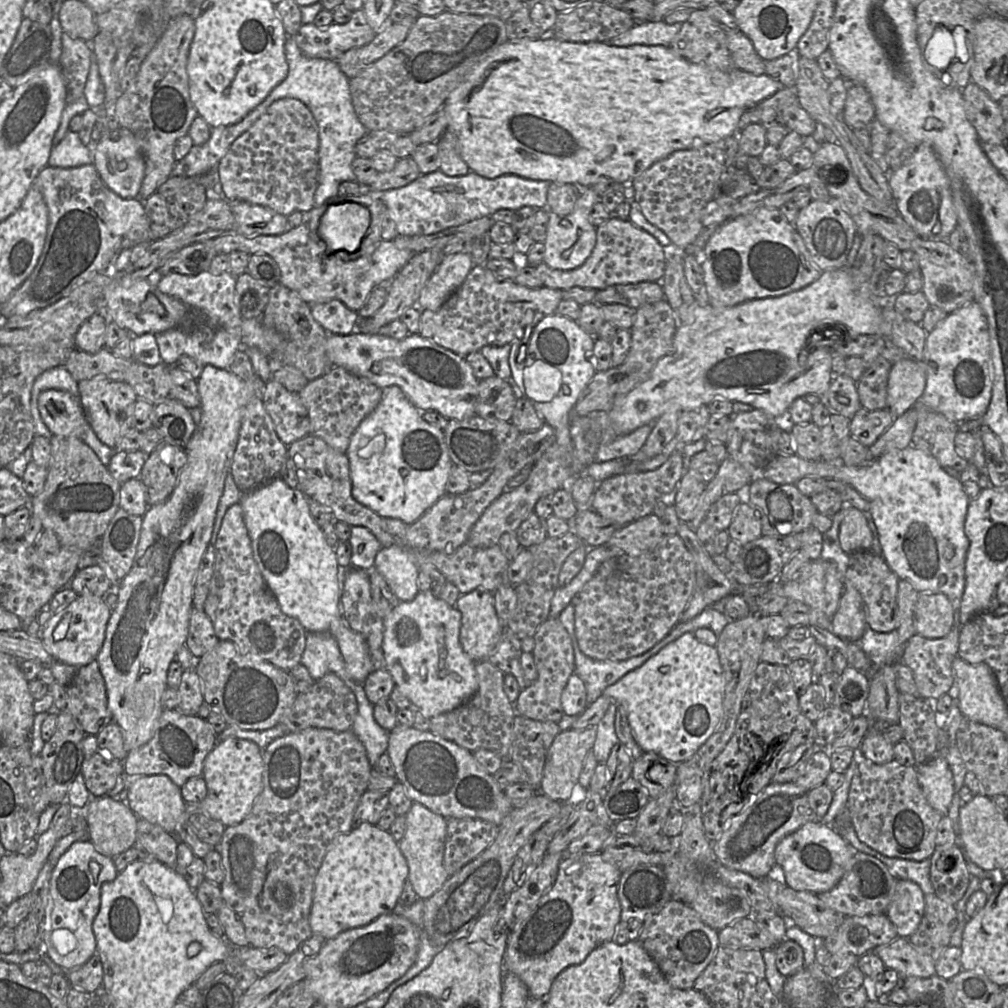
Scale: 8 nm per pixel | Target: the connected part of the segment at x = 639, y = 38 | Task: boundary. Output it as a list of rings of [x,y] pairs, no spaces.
[[[661,21],[637,22],[628,31],[609,40],[613,46],[662,45],[668,46],[680,31],[683,23],[667,24]]]

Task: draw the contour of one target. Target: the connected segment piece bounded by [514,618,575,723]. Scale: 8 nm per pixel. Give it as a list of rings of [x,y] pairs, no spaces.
[[[548,618],[535,633],[535,646],[532,655],[537,667],[538,677],[521,690],[514,707],[516,713],[536,721],[558,723],[564,715],[561,695],[569,677],[575,670],[575,657],[572,640],[558,618]]]

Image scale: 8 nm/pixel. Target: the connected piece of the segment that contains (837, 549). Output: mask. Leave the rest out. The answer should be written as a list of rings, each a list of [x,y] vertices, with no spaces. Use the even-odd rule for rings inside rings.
[[[844,505],[834,516],[832,516],[831,528],[823,533],[823,547],[820,558],[833,562],[838,575],[844,578],[847,571],[850,556],[843,551],[839,541],[840,525],[848,512],[848,506]]]

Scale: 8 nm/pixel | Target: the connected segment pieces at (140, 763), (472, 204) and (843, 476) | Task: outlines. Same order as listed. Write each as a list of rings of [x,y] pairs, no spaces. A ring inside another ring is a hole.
[[[164,709],[152,738],[145,745],[128,752],[124,773],[129,779],[164,774],[182,787],[189,778],[202,775],[204,760],[217,743],[217,734],[207,720],[198,715],[186,715],[177,709]]]
[[[439,169],[421,174],[411,183],[386,191],[373,191],[386,205],[396,224],[398,235],[431,235],[471,220],[491,216],[499,209],[516,211],[523,206],[547,209],[549,181],[504,174],[489,179],[473,171],[463,176],[448,176]]]
[[[911,444],[904,449],[894,449],[884,453],[869,466],[847,466],[842,464],[829,464],[828,462],[822,460],[805,460],[796,454],[789,456],[778,454],[760,471],[759,476],[762,476],[765,479],[777,484],[796,484],[797,481],[806,476],[820,476],[825,479],[839,480],[853,487],[870,503],[869,512],[871,513],[871,516],[878,531],[879,541],[883,554],[882,556],[884,557],[891,570],[898,576],[899,580],[902,579],[909,581],[913,585],[913,587],[920,593],[943,593],[948,596],[949,599],[954,603],[955,609],[959,608],[959,602],[965,588],[965,561],[969,548],[969,539],[964,530],[964,523],[970,499],[965,494],[963,482],[961,481],[961,479],[954,478],[946,473],[944,468],[939,464],[938,460],[932,455],[924,452],[919,448],[914,447]]]

